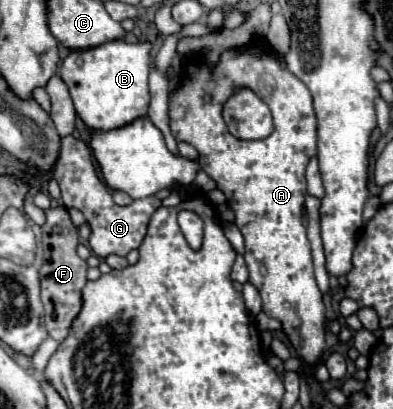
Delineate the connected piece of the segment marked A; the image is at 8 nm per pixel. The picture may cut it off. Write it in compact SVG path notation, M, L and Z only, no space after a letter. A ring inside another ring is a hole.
M262 46L226 50L214 70L210 70L204 62L186 62L182 86L170 94L170 130L176 140L186 140L200 152L200 168L212 176L218 188L226 194L228 204L236 214L236 226L246 240L244 258L250 270L250 284L258 288L264 312L282 322L286 336L308 366L318 364L318 358L326 347L325 305L322 292L314 280L310 242L302 224L306 194L304 170L310 156L316 154L316 116L308 88L288 72L286 64L270 48ZM240 86L252 88L270 106L270 110L274 110L274 132L264 140L238 140L228 132L222 120L222 104ZM204 94L210 94L212 100L204 102Z

